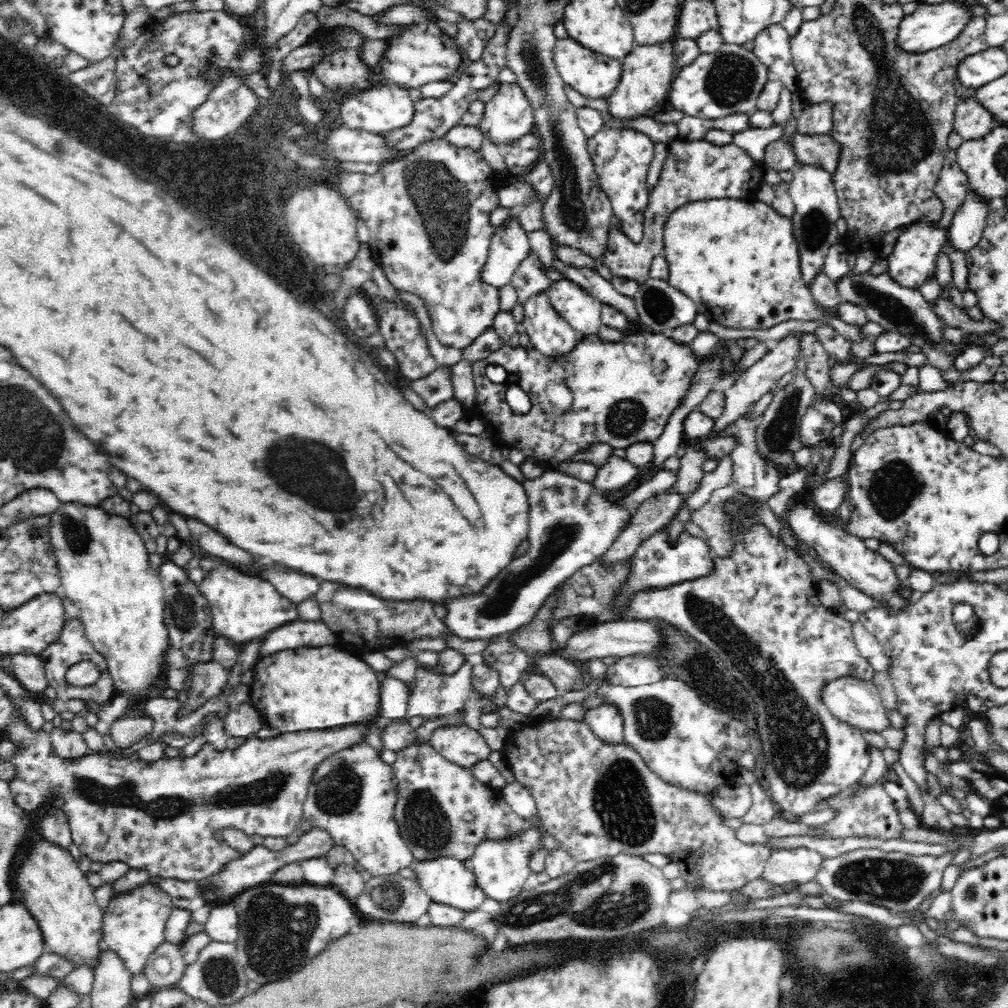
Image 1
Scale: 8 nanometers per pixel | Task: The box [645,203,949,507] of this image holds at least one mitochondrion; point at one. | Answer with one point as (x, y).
(886, 304)

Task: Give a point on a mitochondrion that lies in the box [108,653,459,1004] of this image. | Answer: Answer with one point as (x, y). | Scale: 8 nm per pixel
(277, 933)

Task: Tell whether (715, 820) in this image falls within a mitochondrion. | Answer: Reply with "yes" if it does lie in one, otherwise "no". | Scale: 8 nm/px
no

